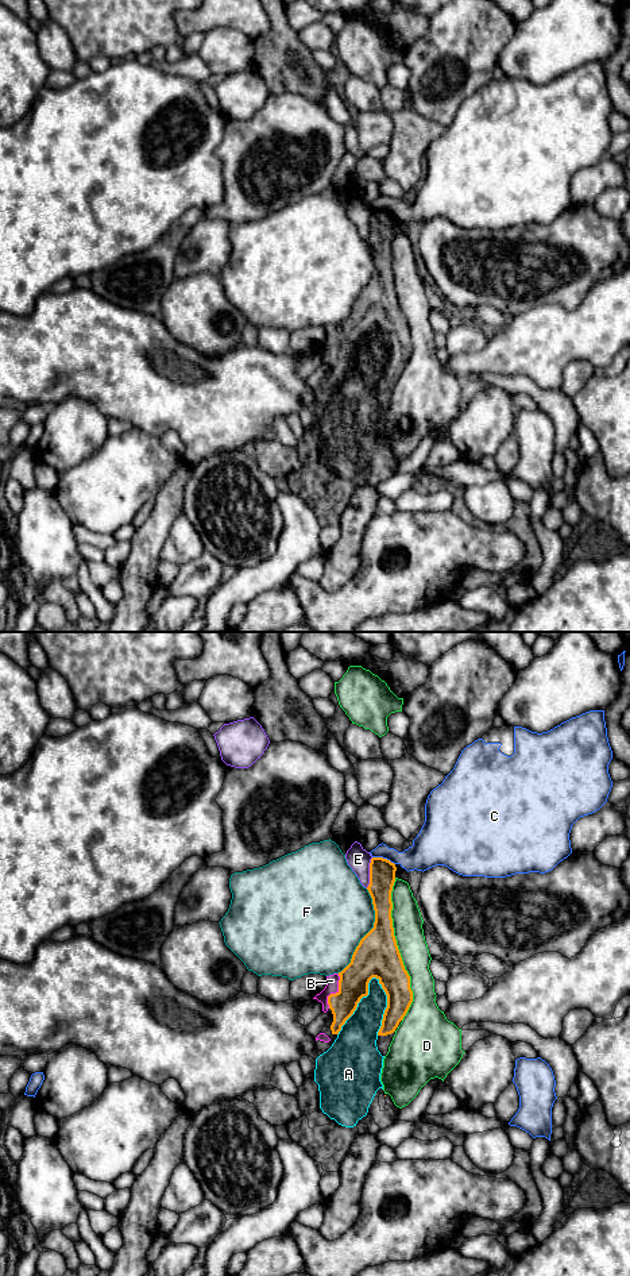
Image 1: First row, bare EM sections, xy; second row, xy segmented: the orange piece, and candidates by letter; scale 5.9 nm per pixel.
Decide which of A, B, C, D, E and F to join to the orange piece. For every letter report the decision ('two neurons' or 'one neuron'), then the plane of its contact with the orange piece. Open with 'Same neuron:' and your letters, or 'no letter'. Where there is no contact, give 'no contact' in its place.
Same neuron: A, B
A: one neuron; contact in xy
B: one neuron; contact in xy
C: two neurons; contact in xy
D: two neurons; contact in xy
E: two neurons; contact in xy
F: two neurons; contact in xy

